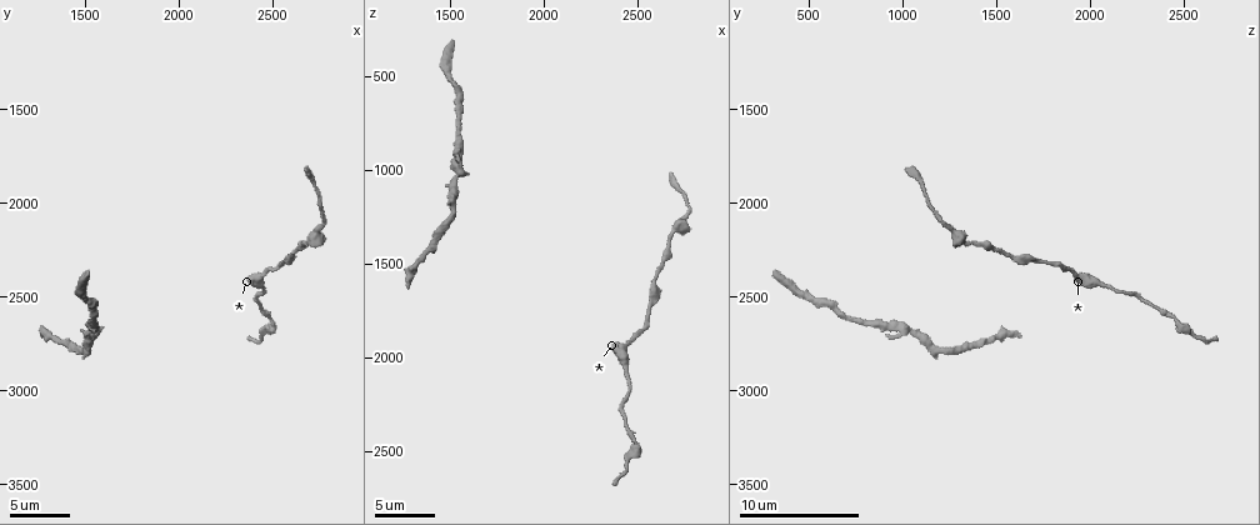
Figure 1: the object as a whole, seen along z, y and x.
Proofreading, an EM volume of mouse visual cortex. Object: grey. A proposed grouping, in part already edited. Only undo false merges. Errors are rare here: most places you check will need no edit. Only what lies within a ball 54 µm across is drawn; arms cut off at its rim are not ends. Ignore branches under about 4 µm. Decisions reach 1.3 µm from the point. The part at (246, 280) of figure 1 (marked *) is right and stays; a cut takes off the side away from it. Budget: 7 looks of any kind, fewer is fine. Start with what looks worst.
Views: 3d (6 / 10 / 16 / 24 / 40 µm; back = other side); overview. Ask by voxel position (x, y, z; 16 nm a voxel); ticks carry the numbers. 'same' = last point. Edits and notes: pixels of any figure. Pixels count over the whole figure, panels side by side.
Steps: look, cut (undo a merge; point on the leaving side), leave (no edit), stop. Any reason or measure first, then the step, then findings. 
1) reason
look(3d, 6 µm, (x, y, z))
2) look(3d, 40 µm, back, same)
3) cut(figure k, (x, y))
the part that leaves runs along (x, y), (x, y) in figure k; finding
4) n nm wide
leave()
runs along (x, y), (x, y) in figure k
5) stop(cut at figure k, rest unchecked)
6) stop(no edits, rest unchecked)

thick turns thin
look(3d, 10 µm, (2760, 2130, 1250))

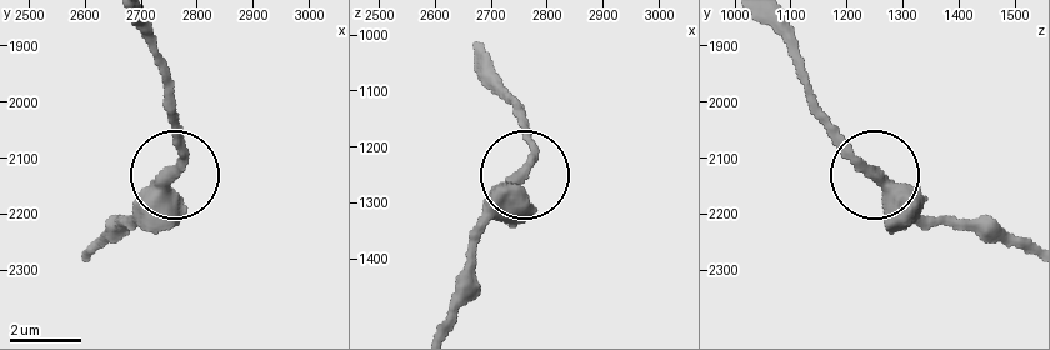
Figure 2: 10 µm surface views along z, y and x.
leave()
runs along (441, 324), (475, 225), (523, 171), (525, 111) in figure 2; continuous, no second neuron

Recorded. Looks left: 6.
side arm on a straight run
look(3d, 10 µm, (1530, 2680, 1040))

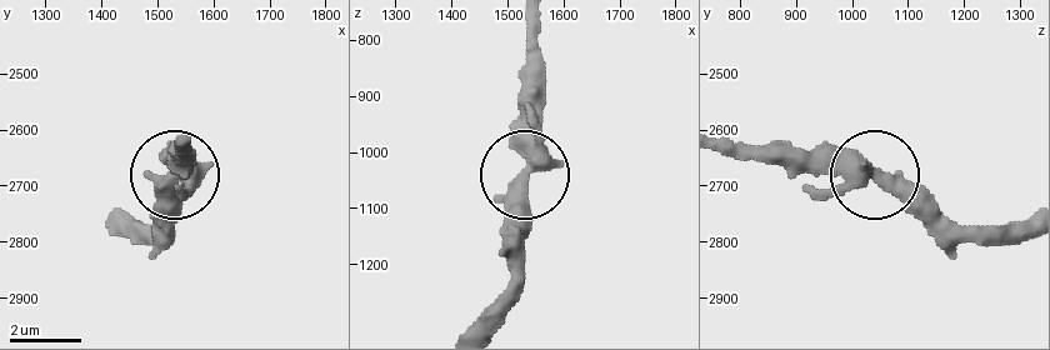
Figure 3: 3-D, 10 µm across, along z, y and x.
leave()
continuous, no second neuron

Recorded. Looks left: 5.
calibre changes
look(3d, 6 µm, (2590, 2290, 1590))

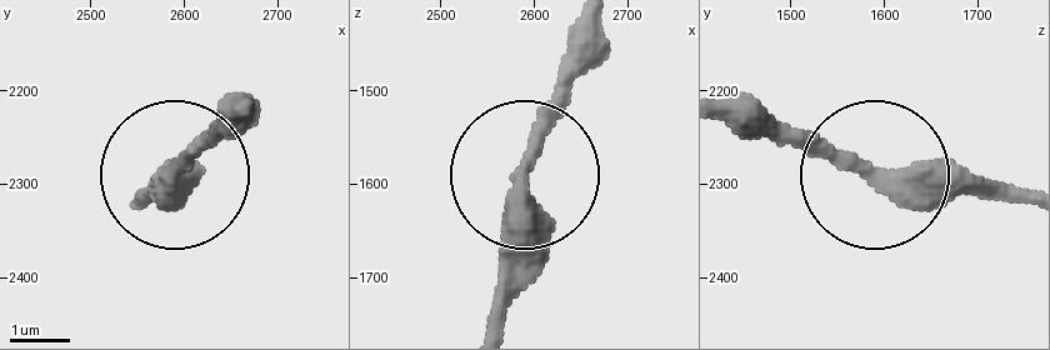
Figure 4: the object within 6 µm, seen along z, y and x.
leave()
runs along (486, 329), (531, 135), (590, 65) in figure 4; all the same neuron

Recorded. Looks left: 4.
stop(no edits, rest unchecked)

